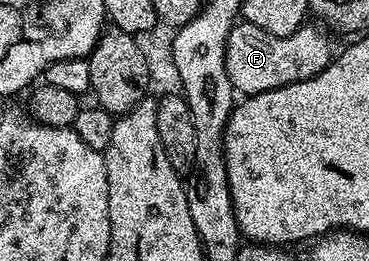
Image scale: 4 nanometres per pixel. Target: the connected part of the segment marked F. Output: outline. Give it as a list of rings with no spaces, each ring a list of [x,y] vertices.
[[[242,20],[236,21],[227,41],[227,75],[240,95],[269,92],[301,80],[316,78],[337,57],[337,45],[322,25],[304,24],[289,36],[273,36]]]

